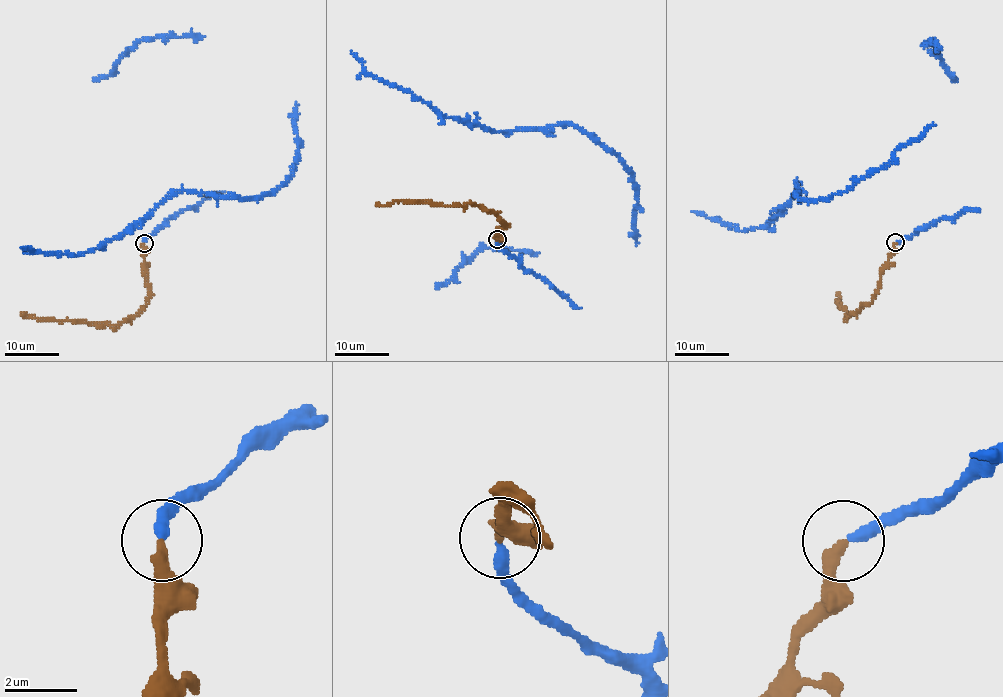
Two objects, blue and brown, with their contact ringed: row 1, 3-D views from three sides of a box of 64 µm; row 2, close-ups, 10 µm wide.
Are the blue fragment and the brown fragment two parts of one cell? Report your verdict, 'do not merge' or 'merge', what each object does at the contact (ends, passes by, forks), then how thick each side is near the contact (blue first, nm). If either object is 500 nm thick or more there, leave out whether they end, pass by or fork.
merge | blue ends | brown ends | 320/320 nm

